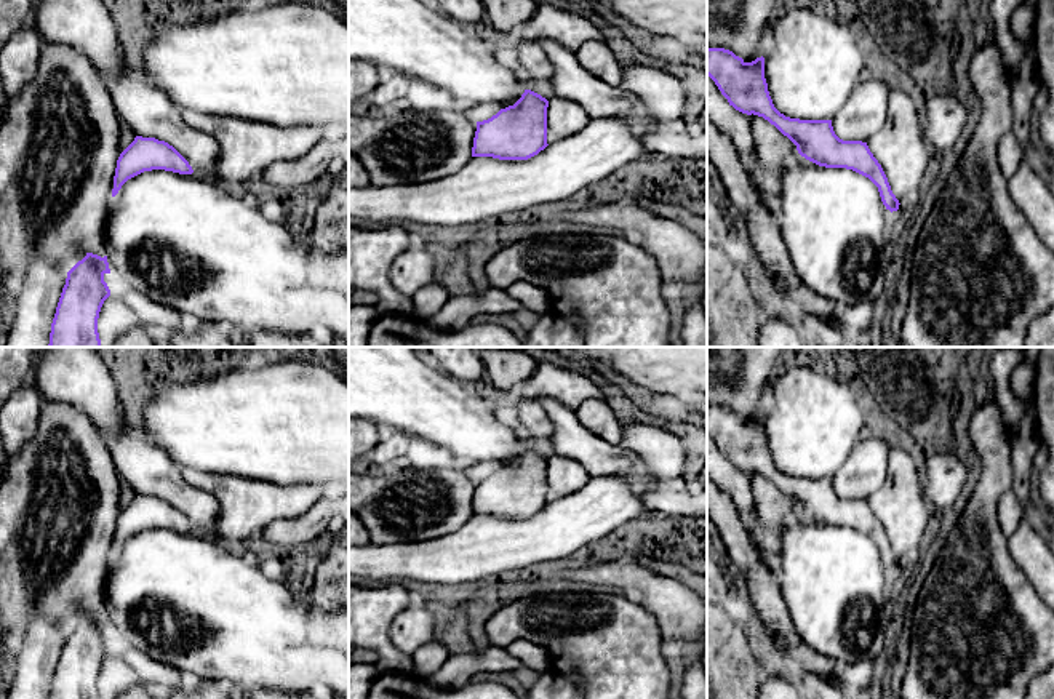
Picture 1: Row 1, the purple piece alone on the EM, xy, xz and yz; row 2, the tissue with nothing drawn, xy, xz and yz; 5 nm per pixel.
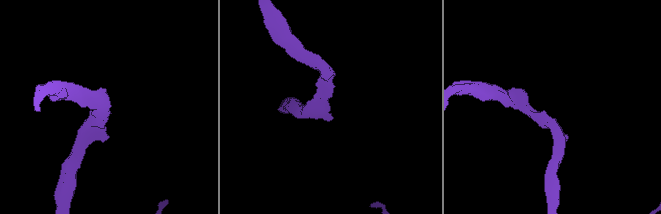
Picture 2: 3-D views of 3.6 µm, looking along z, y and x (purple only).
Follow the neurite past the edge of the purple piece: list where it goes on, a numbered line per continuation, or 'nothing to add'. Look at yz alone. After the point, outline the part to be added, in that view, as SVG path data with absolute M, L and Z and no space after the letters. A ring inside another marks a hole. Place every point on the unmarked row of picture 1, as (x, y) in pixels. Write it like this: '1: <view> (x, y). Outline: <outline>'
nothing to add

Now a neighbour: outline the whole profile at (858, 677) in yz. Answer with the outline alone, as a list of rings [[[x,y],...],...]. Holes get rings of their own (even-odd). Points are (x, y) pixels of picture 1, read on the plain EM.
[[[868,659],[857,661],[846,665],[844,672],[840,675],[844,686],[856,696],[865,693],[872,685],[872,662]]]

